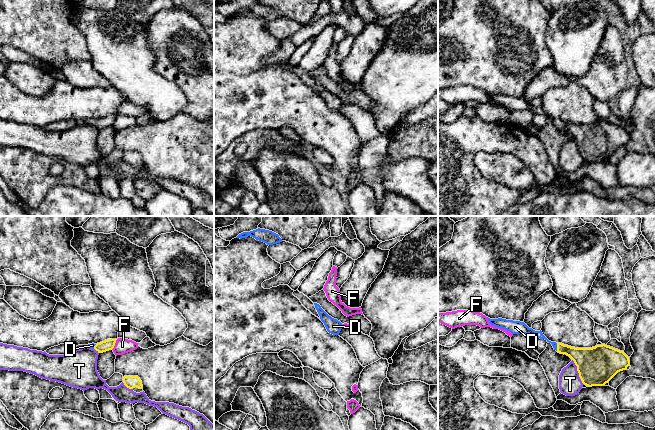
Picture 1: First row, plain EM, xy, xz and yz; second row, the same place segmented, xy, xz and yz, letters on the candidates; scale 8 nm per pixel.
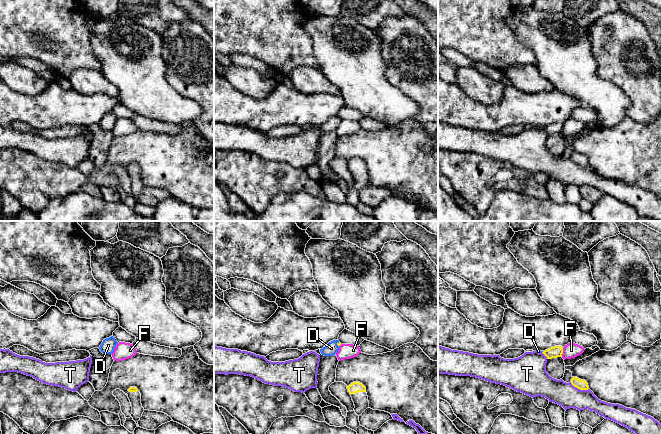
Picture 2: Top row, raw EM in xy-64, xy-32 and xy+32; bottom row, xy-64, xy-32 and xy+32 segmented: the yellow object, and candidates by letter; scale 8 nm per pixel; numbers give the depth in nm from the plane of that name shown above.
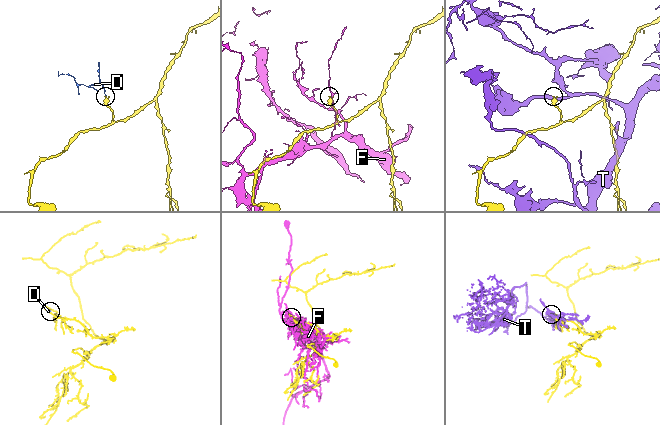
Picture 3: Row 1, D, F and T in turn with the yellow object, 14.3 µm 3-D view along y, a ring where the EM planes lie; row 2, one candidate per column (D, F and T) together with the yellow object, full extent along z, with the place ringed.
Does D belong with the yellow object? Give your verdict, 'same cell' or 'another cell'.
same cell

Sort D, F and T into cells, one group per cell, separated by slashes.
D / F / T

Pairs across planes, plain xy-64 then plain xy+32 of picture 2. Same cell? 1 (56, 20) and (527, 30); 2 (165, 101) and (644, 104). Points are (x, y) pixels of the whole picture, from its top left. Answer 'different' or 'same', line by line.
1: different
2: different

